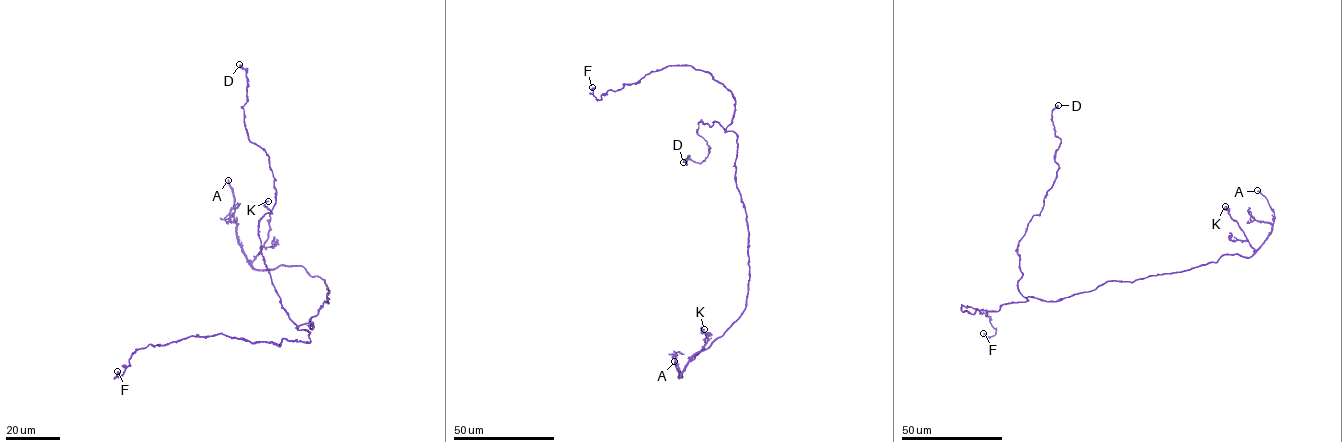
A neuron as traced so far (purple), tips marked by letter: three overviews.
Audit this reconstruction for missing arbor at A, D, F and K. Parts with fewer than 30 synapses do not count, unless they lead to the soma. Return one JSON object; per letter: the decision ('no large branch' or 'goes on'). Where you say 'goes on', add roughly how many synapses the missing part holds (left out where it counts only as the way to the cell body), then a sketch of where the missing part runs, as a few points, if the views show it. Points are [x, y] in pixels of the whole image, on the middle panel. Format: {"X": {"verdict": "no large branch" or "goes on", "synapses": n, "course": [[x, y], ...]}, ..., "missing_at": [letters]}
{"A": {"verdict": "goes on", "course": [[674, 361], [662, 337], [650, 332]]}, "D": {"verdict": "no large branch"}, "F": {"verdict": "no large branch"}, "K": {"verdict": "no large branch"}, "missing_at": ["A"]}

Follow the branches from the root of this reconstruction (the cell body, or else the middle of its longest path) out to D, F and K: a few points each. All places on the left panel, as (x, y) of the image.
D: (310, 321), (289, 317), (261, 251), (276, 189), (245, 127), (239, 64)
F: (310, 321), (312, 328), (297, 328), (310, 342), (190, 336), (137, 349), (117, 371)
K: (310, 321), (325, 300), (328, 303), (323, 279), (301, 266), (252, 266), (269, 230), (268, 201)

